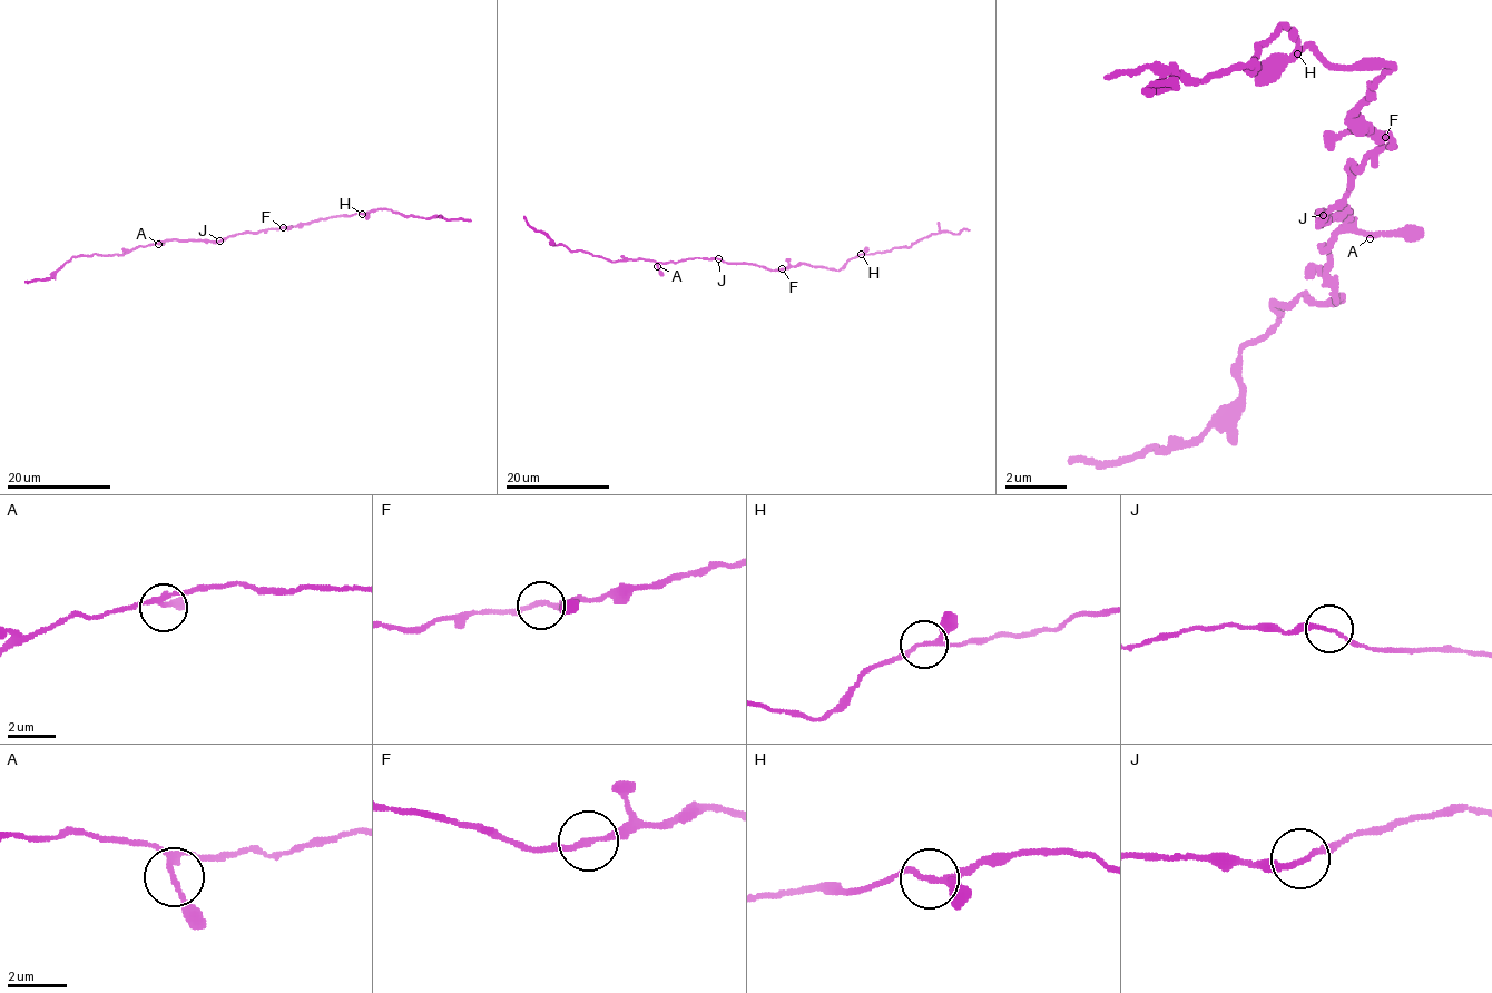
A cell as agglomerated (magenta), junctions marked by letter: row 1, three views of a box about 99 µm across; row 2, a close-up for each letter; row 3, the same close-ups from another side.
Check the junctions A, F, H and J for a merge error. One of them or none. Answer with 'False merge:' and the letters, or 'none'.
False merge: none

